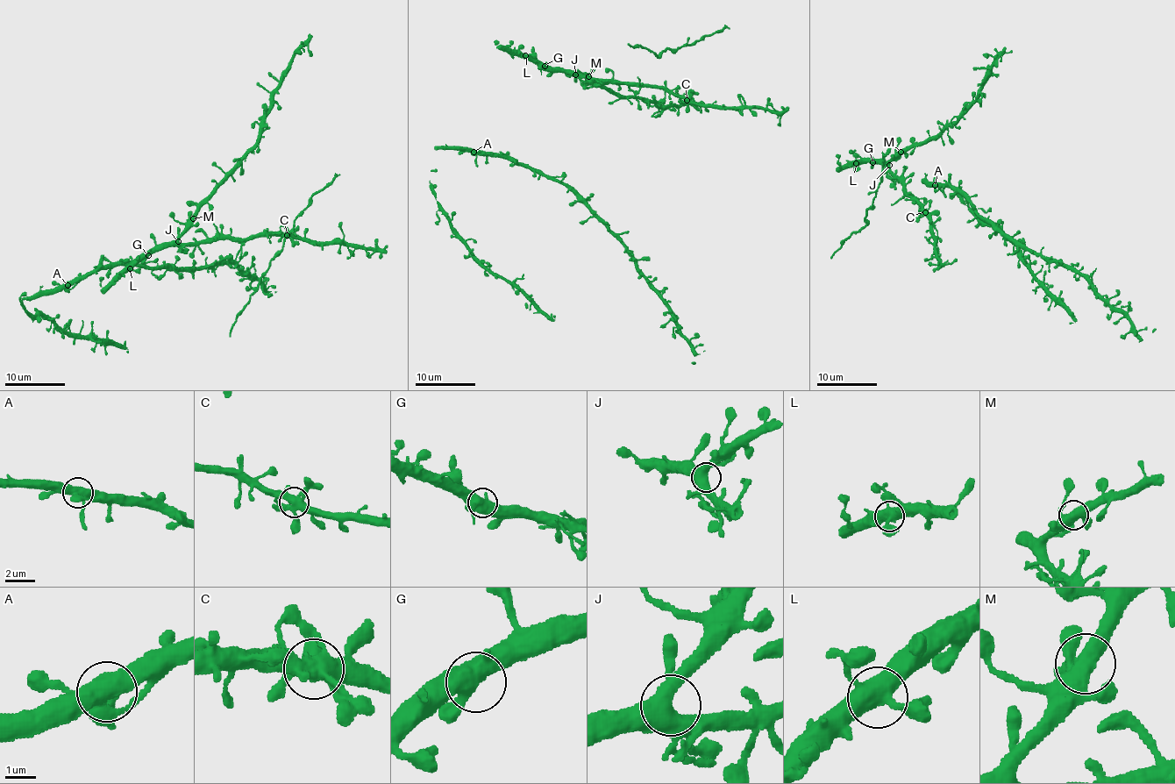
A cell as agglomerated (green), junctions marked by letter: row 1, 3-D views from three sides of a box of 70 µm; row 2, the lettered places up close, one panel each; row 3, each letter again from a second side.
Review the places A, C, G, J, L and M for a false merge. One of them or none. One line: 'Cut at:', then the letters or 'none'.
Cut at: none

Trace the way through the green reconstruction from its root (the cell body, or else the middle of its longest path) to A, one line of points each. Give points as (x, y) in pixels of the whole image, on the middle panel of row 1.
A: (508, 151), (502, 155), (473, 152)

